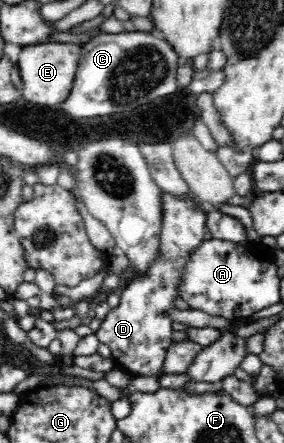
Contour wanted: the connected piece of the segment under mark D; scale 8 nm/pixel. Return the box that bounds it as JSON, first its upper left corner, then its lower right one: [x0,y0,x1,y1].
[94,191,206,376]

